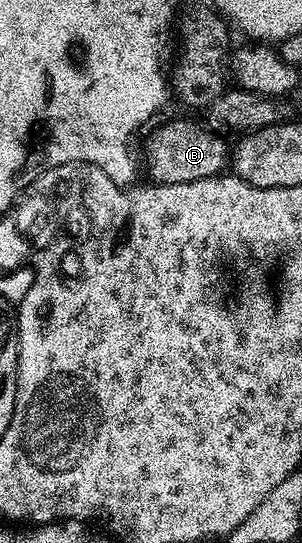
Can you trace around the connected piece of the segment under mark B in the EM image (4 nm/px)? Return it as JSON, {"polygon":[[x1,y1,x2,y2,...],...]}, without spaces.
{"polygon":[[172,120,149,138,148,145,144,148,144,160,148,163,148,172,156,184,198,182,219,176,229,167,230,144,224,141,227,139,203,123,200,124,195,124,192,120]]}

